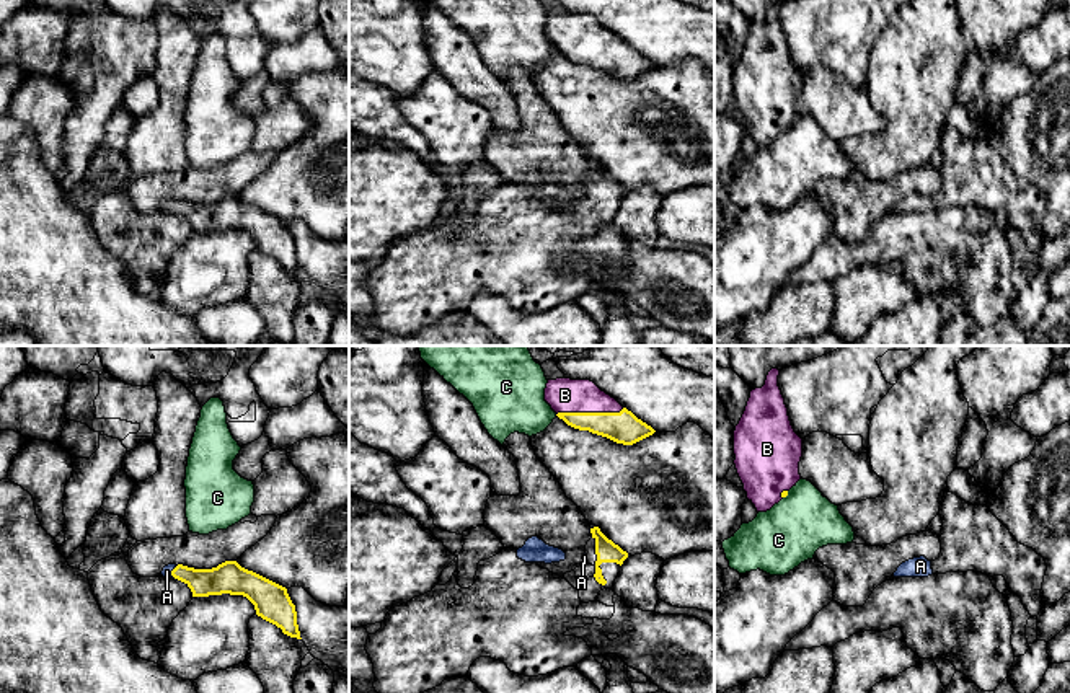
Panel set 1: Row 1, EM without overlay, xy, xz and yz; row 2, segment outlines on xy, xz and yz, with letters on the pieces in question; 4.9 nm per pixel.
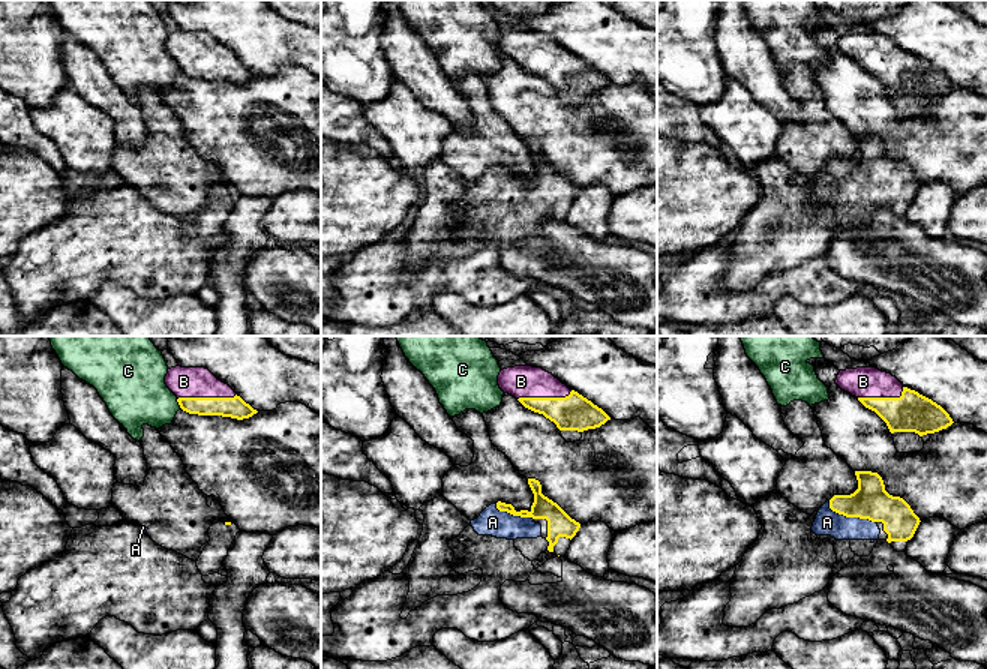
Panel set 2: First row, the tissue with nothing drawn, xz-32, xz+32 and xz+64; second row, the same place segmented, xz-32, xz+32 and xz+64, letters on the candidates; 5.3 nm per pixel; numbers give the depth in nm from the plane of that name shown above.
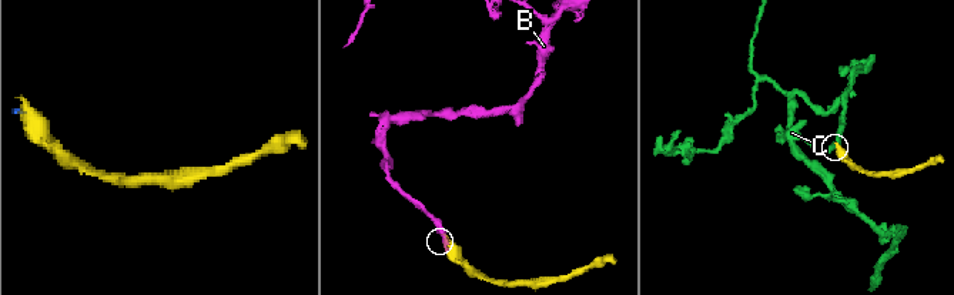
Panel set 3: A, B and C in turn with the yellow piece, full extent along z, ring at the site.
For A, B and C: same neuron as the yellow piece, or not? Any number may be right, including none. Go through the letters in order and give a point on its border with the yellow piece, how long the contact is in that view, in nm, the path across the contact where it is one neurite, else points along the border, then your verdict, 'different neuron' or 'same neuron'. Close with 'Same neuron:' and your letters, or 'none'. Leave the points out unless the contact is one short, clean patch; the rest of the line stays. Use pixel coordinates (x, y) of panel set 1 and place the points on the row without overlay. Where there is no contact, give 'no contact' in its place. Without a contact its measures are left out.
A: meets yellow in xy at (172, 207); contact 70 nm long; runs through xy (203, 217), (183, 207), (172, 207), (167, 206); same neuron
B: meets yellow in xz at (589, 48); contact 340 nm long; same neuron
C: meets yellow in yz at (787, 129); contact 50 nm long; border along yz (788, 126), (783, 132); different neuron
Same neuron: A, B

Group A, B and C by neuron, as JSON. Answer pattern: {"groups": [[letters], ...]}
{"groups": [["A", "B"], ["C"]]}

